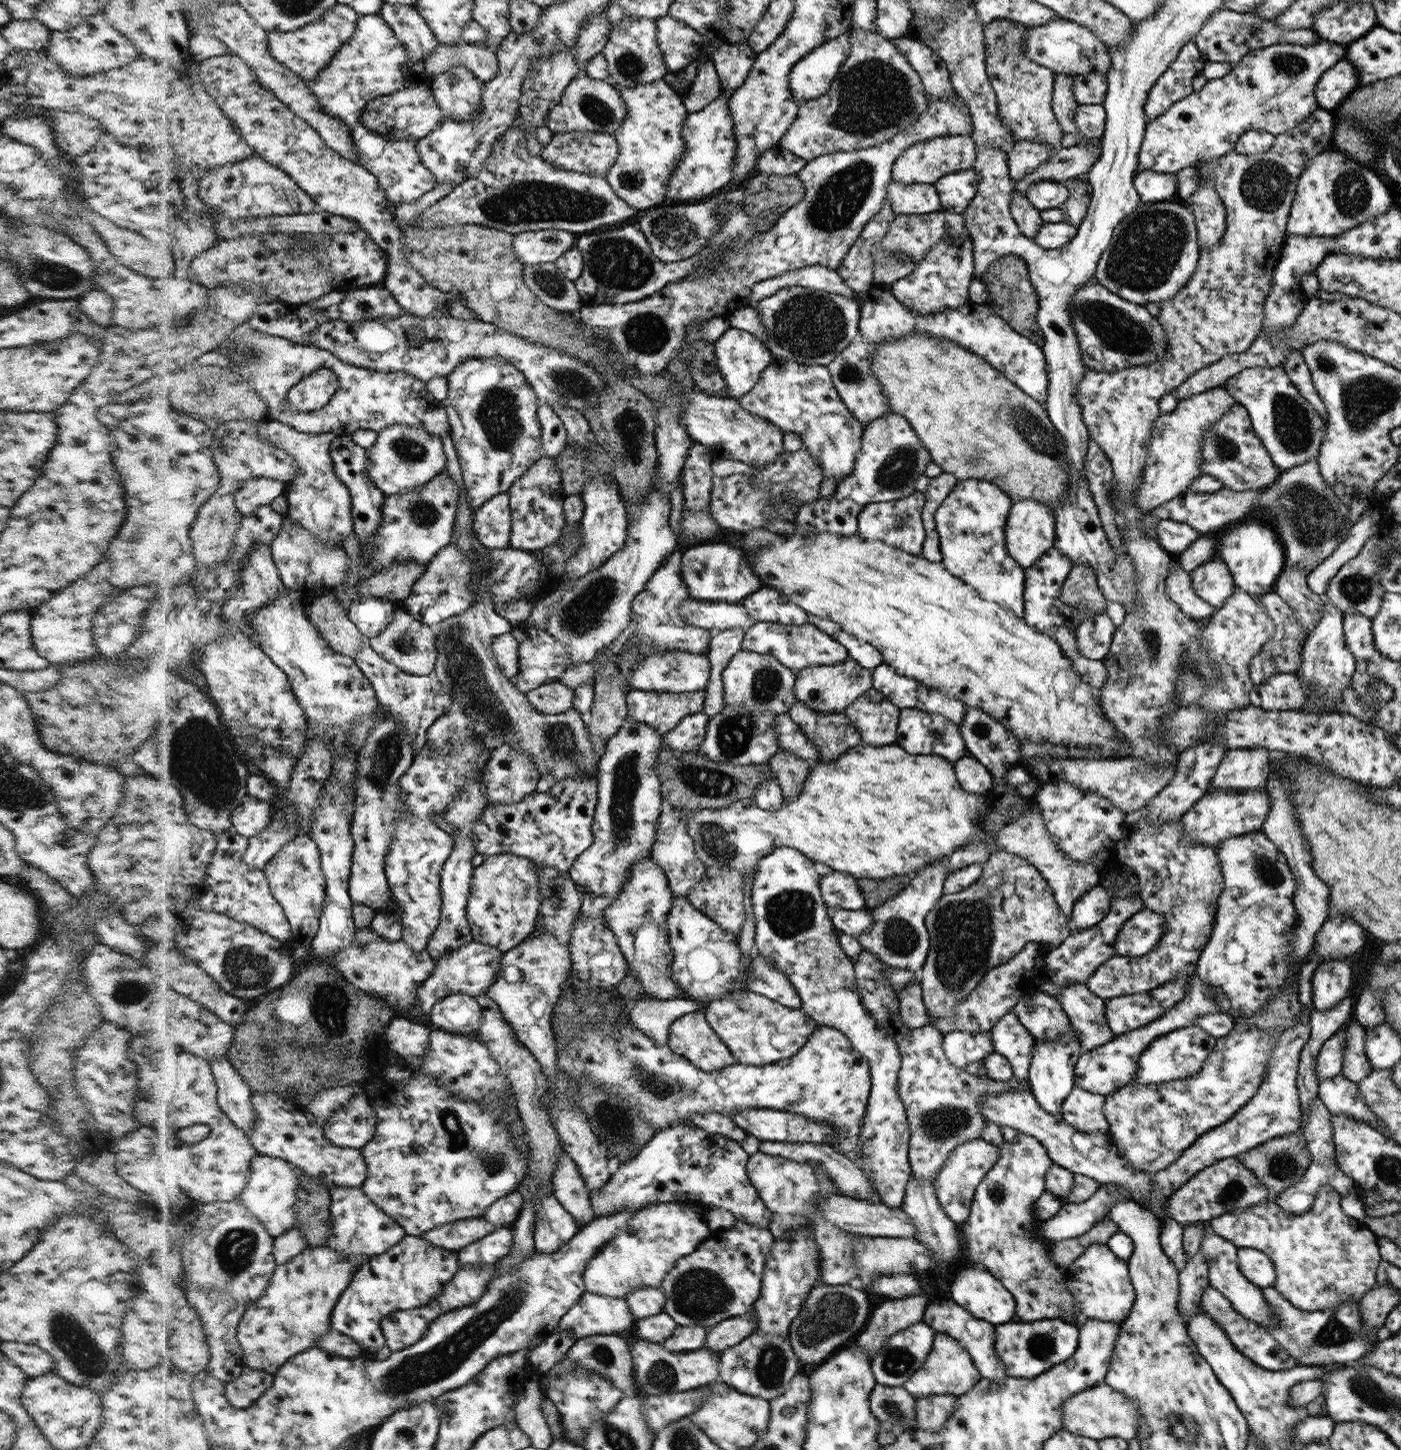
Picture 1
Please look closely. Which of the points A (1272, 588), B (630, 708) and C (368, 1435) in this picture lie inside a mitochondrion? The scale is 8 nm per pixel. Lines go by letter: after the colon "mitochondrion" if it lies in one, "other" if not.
A: other
B: other
C: other

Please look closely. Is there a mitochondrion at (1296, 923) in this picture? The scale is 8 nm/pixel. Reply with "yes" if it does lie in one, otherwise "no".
no

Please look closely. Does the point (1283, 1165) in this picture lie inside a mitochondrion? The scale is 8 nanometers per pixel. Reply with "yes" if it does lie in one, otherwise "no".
yes

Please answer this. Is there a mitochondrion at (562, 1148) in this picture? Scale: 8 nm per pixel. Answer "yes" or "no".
no

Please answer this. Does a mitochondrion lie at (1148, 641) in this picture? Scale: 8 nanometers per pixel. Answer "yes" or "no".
yes

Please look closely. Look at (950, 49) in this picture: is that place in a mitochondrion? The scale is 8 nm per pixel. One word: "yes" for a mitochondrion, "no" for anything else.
no

